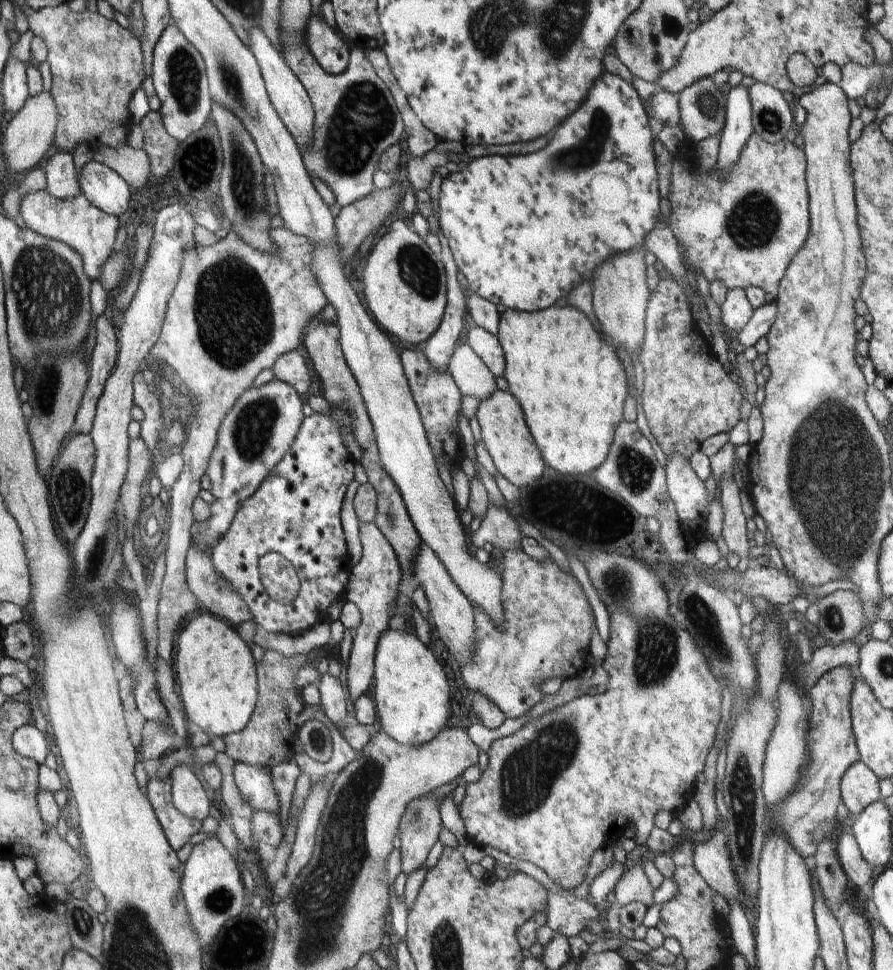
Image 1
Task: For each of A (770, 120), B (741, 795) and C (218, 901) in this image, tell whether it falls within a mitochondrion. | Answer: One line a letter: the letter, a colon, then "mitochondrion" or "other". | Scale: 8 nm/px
A: mitochondrion
B: mitochondrion
C: mitochondrion

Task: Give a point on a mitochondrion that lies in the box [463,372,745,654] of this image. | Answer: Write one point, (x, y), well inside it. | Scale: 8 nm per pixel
(636, 471)

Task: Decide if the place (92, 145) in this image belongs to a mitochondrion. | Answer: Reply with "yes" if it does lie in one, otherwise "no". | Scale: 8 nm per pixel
no

